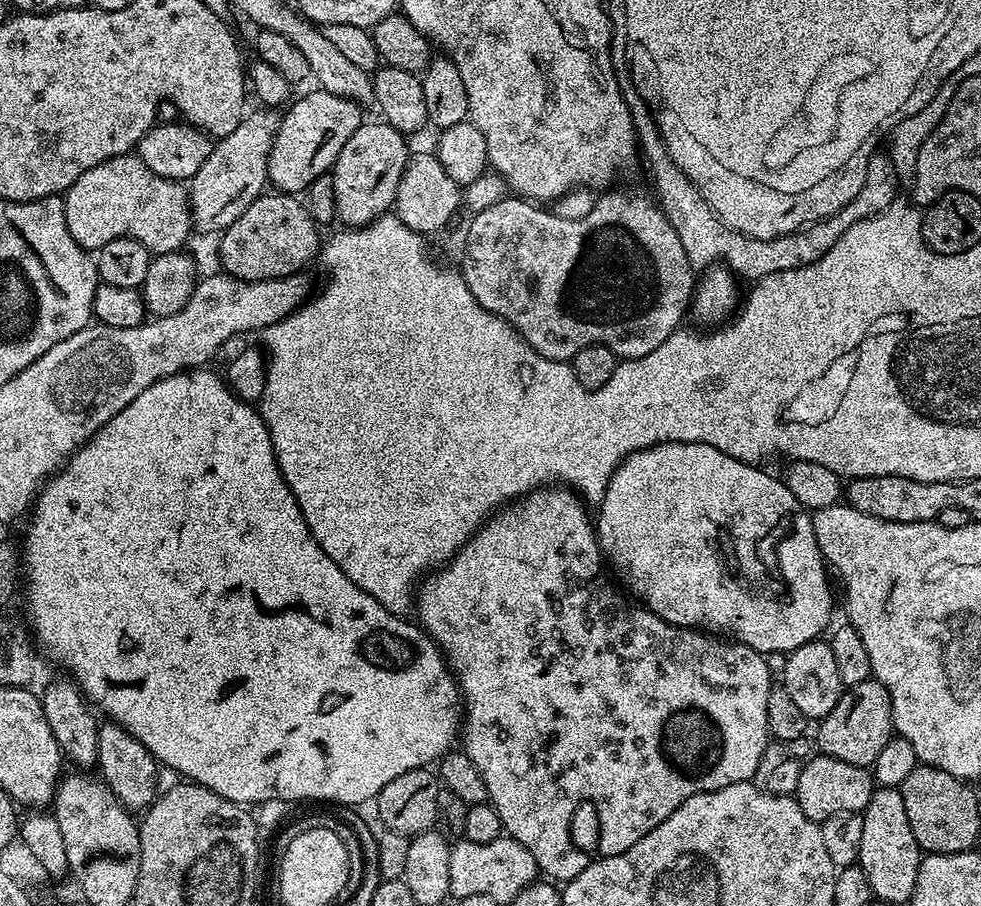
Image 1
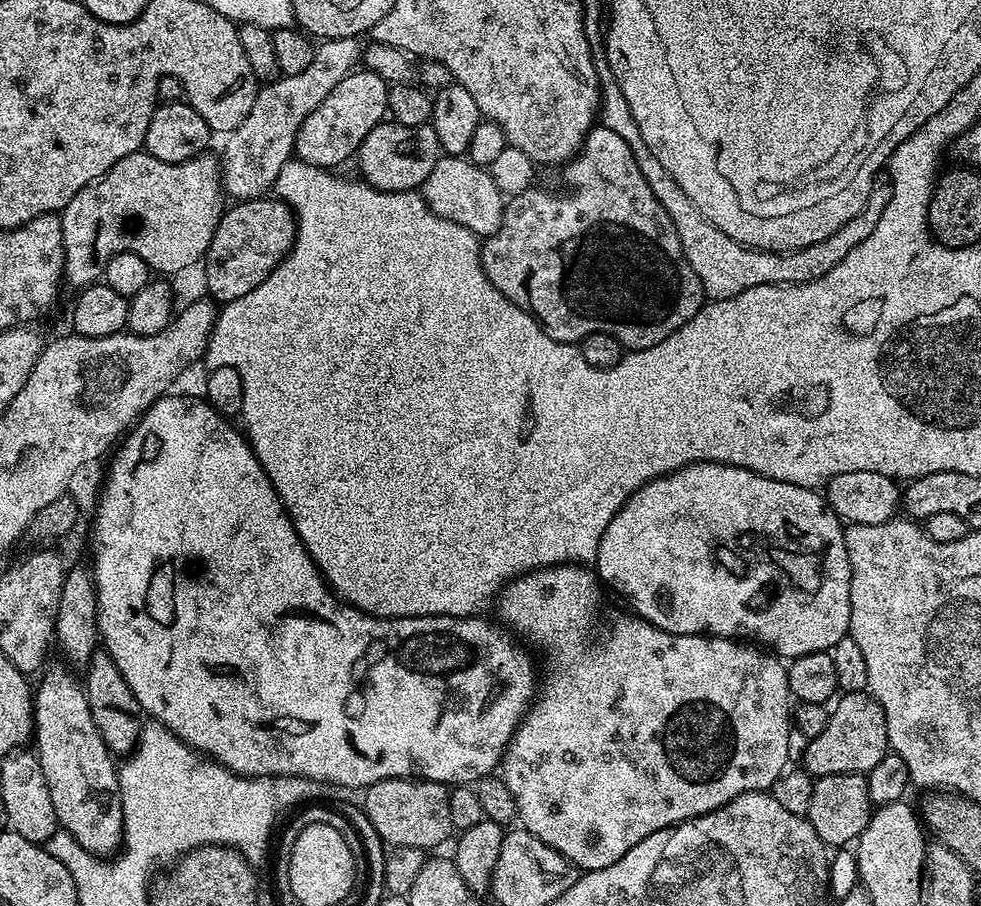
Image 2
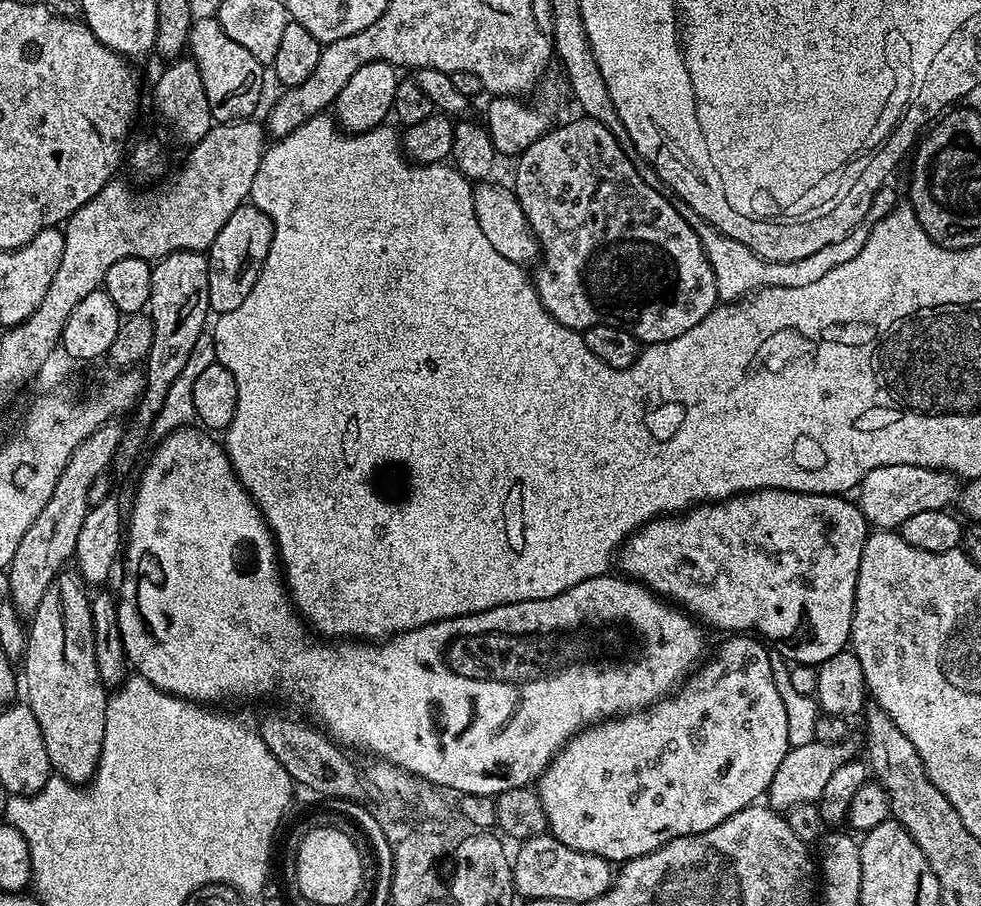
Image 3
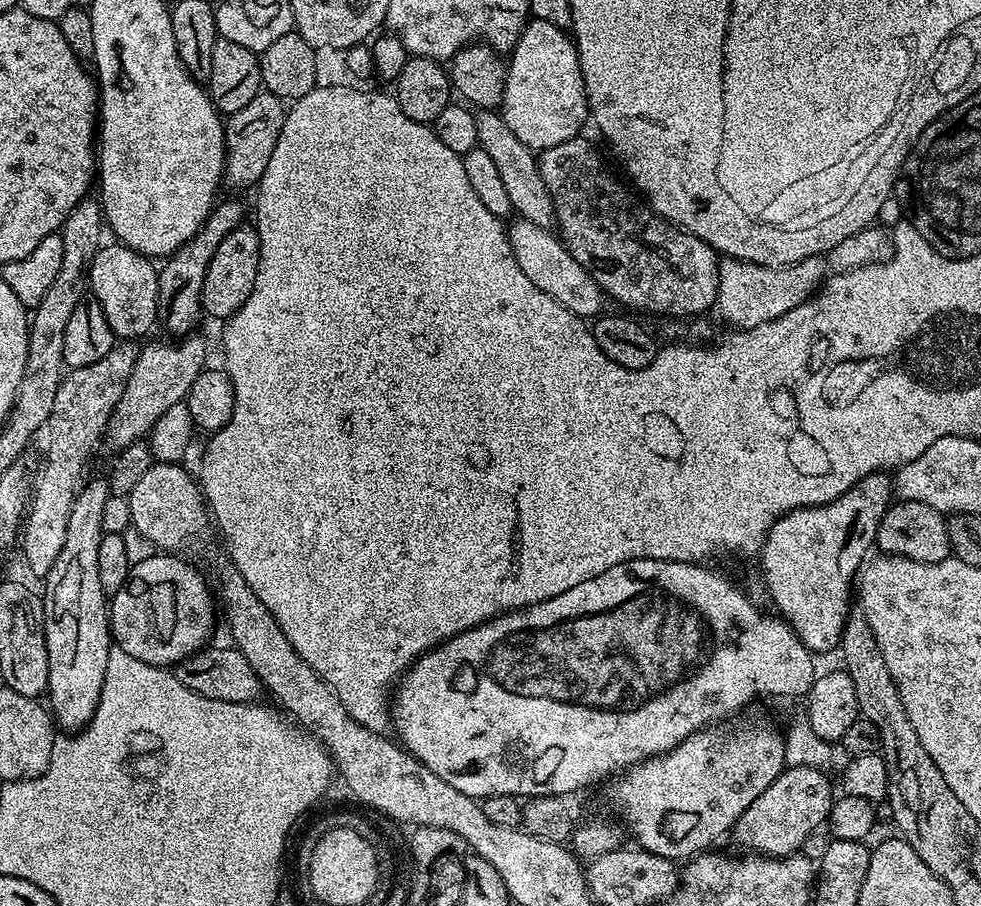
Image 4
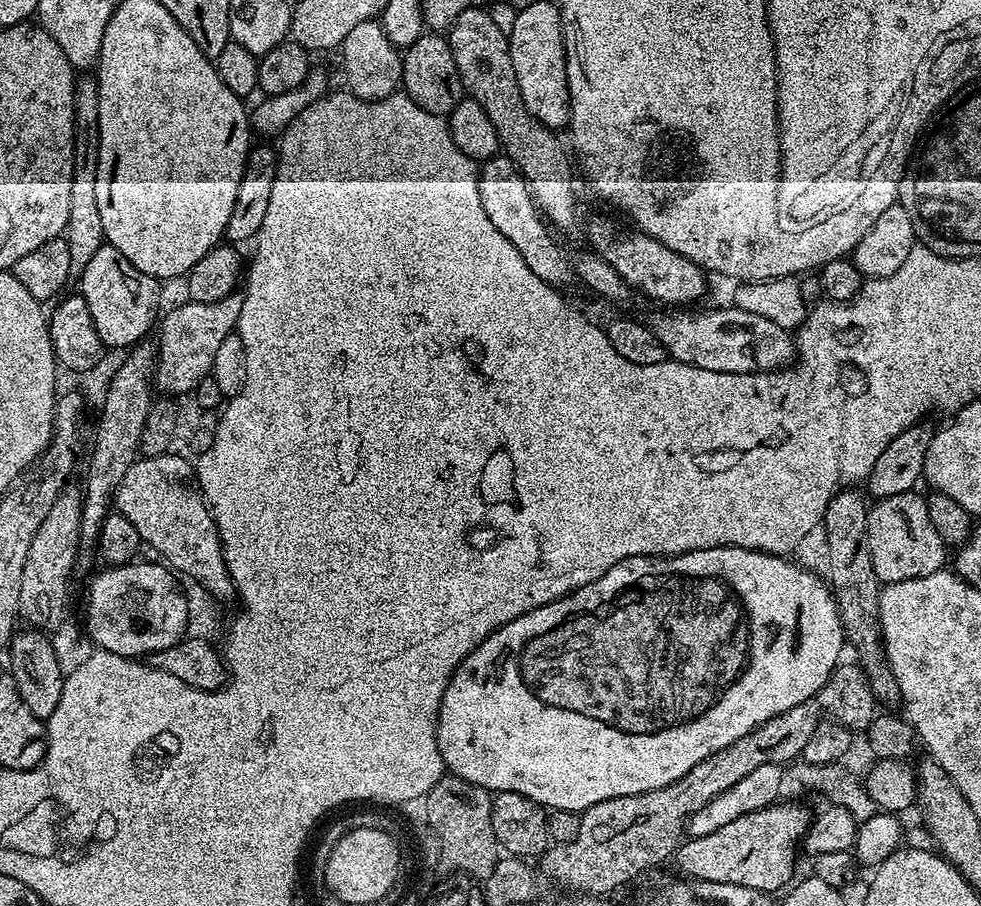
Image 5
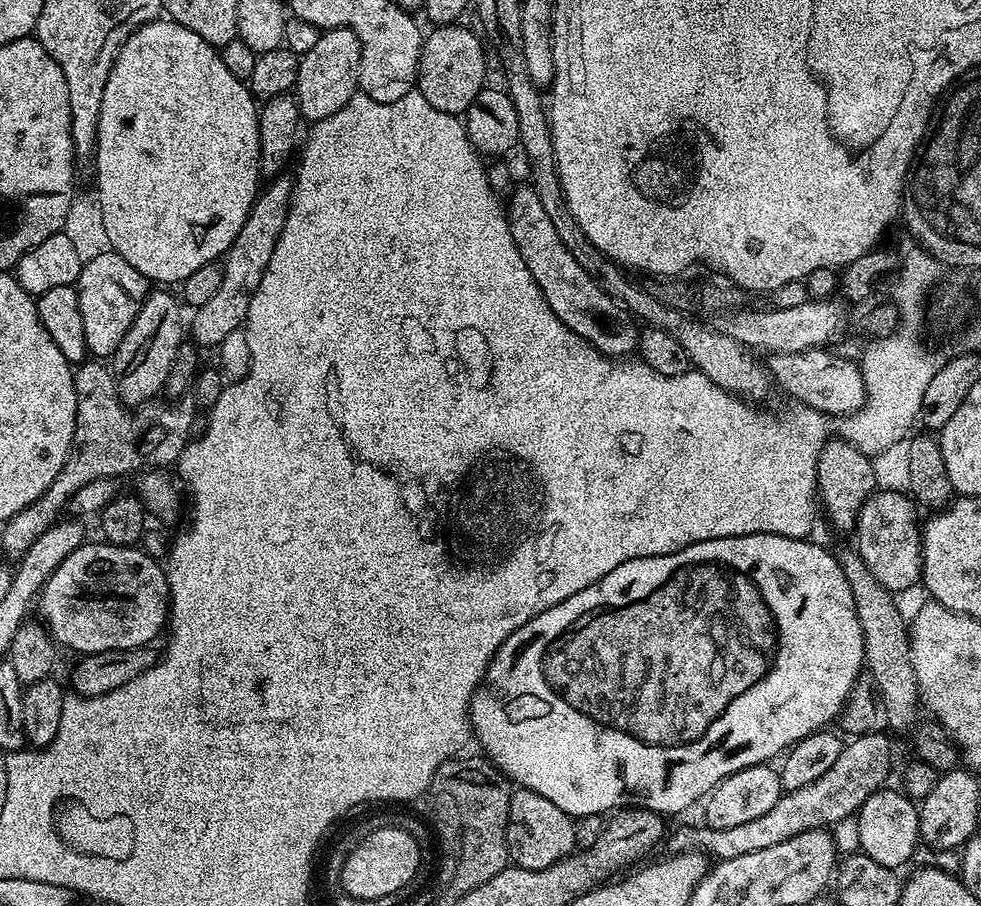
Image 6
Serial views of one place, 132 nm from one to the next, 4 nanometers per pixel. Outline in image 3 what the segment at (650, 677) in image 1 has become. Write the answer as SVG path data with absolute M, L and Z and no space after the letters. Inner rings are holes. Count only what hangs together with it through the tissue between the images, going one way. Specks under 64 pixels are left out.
M732 634L725 640L728 641L717 650L713 660L705 659L675 691L664 699L649 704L647 708L625 712L613 719L601 720L598 724L589 724L568 739L564 747L552 757L548 769L542 773L539 780L535 781L534 791L540 796L542 810L546 810L548 832L558 842L562 842L562 846L570 846L570 850L594 854L602 857L603 860L613 862L633 860L642 854L650 854L658 850L663 844L668 844L676 838L714 830L718 822L726 822L726 818L738 814L738 810L749 808L767 793L774 773L778 771L782 758L786 758L789 750L786 709L779 693L782 688L779 683L776 684L776 672L772 669L771 658L768 657L769 649L755 635Z

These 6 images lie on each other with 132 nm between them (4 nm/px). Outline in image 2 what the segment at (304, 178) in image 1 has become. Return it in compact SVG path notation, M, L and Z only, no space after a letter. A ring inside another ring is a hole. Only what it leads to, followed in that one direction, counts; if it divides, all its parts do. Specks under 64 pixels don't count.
M354 70L302 122L296 135L295 155L308 164L336 170L339 164L359 153L362 142L374 126L378 126L388 112L389 83L377 72Z

